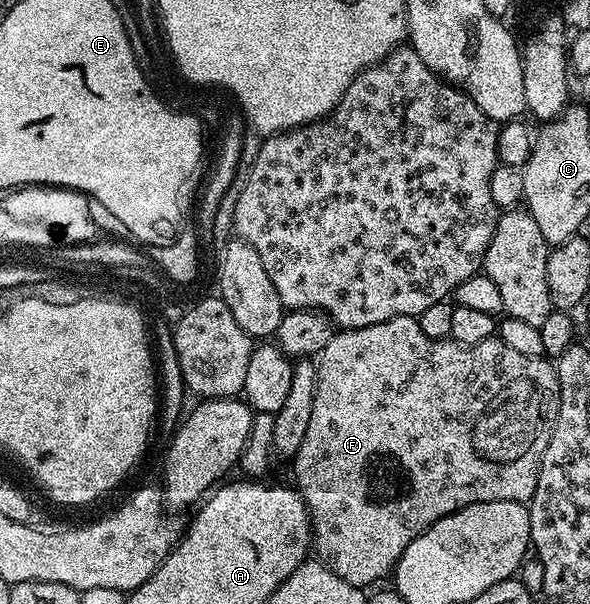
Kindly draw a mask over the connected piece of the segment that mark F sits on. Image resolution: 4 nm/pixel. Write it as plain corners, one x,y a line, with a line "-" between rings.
401,315
395,319
388,321
380,321
376,325
368,325
367,327
351,327
349,329
339,330
328,341
328,345
324,345
322,354
317,356
316,366
318,368
318,380
316,381
316,401
312,401
312,418
308,424
308,434
305,435
304,441
300,445
300,449
294,455
292,466
294,466
294,479
297,490
302,492
302,500
306,503
306,507
310,510
310,526
312,528
312,551
319,563
323,563
332,573
336,573
336,577
340,577
344,581
348,581
348,585
353,587
369,588
369,583
374,583
377,579
382,579
393,572
394,567
398,564
398,558
404,553
404,549
408,549
408,545
412,545
412,541
420,533
424,533
436,521
440,521
444,517
448,517
452,513
456,513
460,509
464,509
468,505
476,505
484,501
516,501
517,503
529,504
530,498
536,493
536,485
538,484
538,474
540,473
540,465
544,457
544,449
548,449
548,441
552,437
552,429
554,422
558,416
558,402
560,401
560,389
558,388
558,373
555,364
549,358
543,357
524,357
524,353
516,353
516,349
504,345
504,341
500,337
491,337
480,341
471,347
464,347
460,343
454,342
453,339
433,339
428,337
428,333
424,333
424,329
420,329
417,318
413,315

